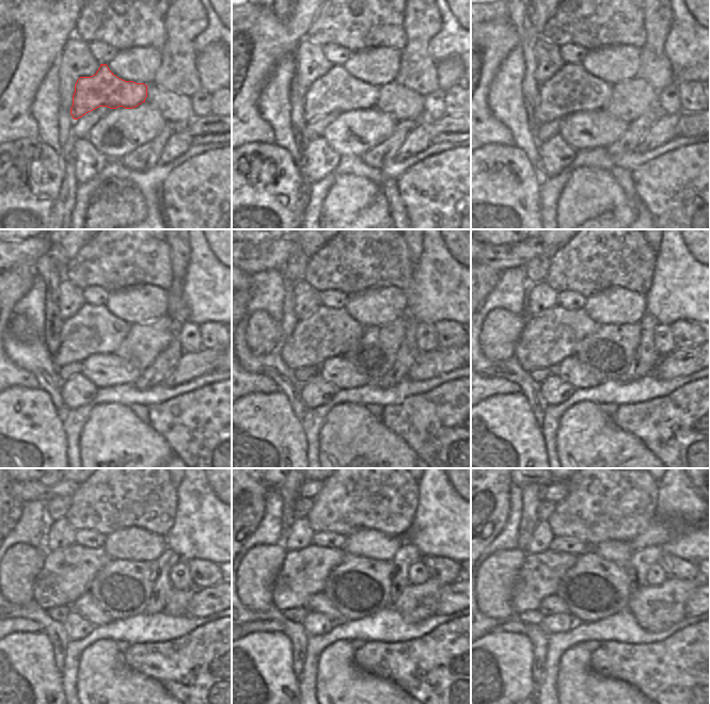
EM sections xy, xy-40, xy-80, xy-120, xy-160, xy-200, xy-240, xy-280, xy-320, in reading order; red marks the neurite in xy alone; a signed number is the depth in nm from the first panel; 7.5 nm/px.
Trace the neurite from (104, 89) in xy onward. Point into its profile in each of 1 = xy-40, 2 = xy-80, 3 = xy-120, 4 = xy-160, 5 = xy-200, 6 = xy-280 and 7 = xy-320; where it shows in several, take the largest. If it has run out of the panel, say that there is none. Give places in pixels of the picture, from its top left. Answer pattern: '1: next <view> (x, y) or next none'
1: next xy-40 (336, 92)
2: next xy-80 (571, 90)
3: next xy-120 (93, 330)
4: next xy-160 (326, 333)
5: next xy-200 (547, 338)
6: next xy-280 (303, 573)
7: next xy-320 (540, 573)

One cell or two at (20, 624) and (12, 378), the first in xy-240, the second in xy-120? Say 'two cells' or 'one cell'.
one cell

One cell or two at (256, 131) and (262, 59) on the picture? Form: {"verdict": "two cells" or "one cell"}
{"verdict": "one cell"}

